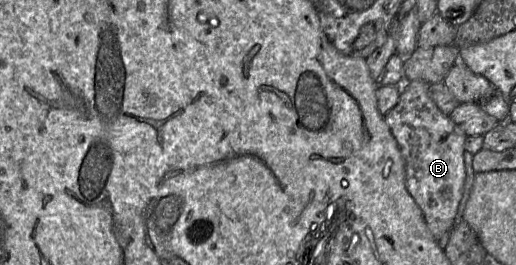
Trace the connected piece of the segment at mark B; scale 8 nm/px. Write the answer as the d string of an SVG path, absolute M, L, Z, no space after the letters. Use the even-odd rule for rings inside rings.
M421 80L405 82L398 103L384 117L405 162L406 188L421 209L428 229L440 239L454 226L463 196L467 135L440 111L429 95L429 87Z

